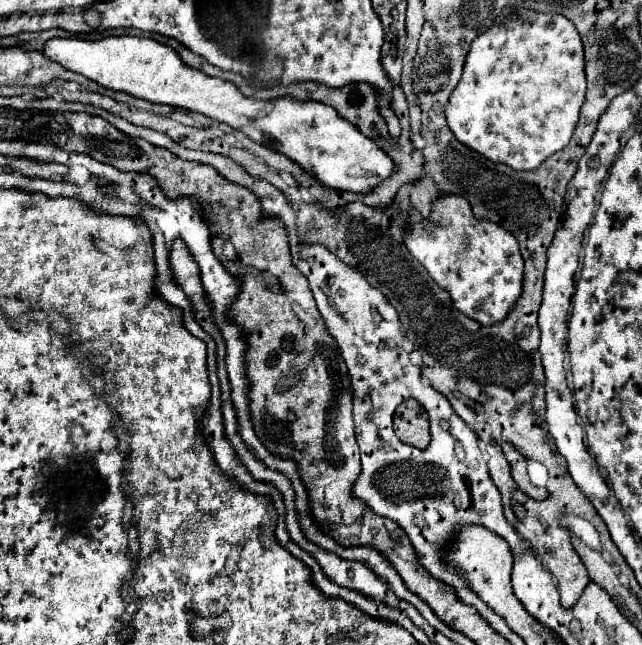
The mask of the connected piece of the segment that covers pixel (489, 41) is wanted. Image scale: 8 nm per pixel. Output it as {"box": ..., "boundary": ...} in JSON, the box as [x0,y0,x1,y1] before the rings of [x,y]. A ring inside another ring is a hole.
{"box":[445,9,585,171],"boundary":[[[505,9],[499,21],[471,43],[463,77],[449,97],[445,115],[453,135],[469,149],[491,161],[505,163],[511,169],[531,171],[569,143],[579,121],[583,101],[585,59],[581,37],[575,25],[563,15],[535,13],[527,9]],[[503,113],[531,113],[531,117],[503,117]]]}

